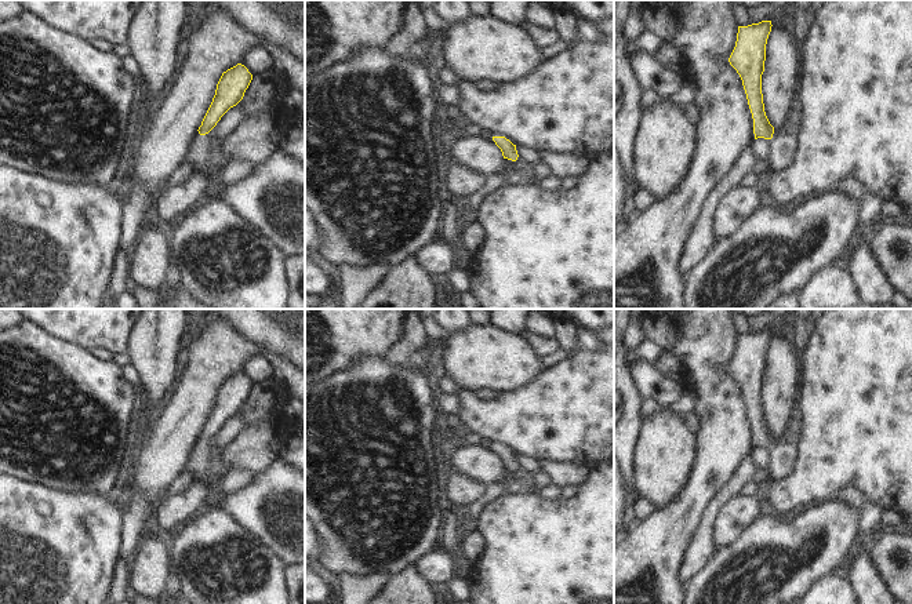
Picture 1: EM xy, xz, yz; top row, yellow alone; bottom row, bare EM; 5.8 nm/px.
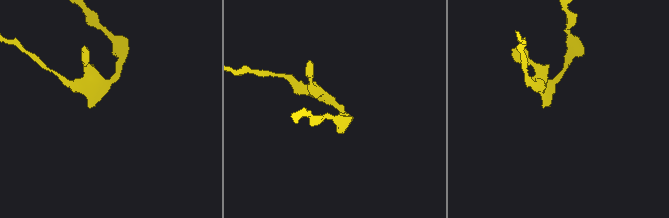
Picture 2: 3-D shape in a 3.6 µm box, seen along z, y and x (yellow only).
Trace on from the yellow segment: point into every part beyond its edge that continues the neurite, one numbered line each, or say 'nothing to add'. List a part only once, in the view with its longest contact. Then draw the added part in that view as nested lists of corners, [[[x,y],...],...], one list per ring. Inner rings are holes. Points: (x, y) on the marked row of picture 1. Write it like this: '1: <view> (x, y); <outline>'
1: xy (199, 149); [[[199,131],[193,135],[192,143],[186,153],[186,160],[190,161],[193,171],[201,174],[207,170],[207,157],[210,153],[211,131],[206,135],[200,135]]]

